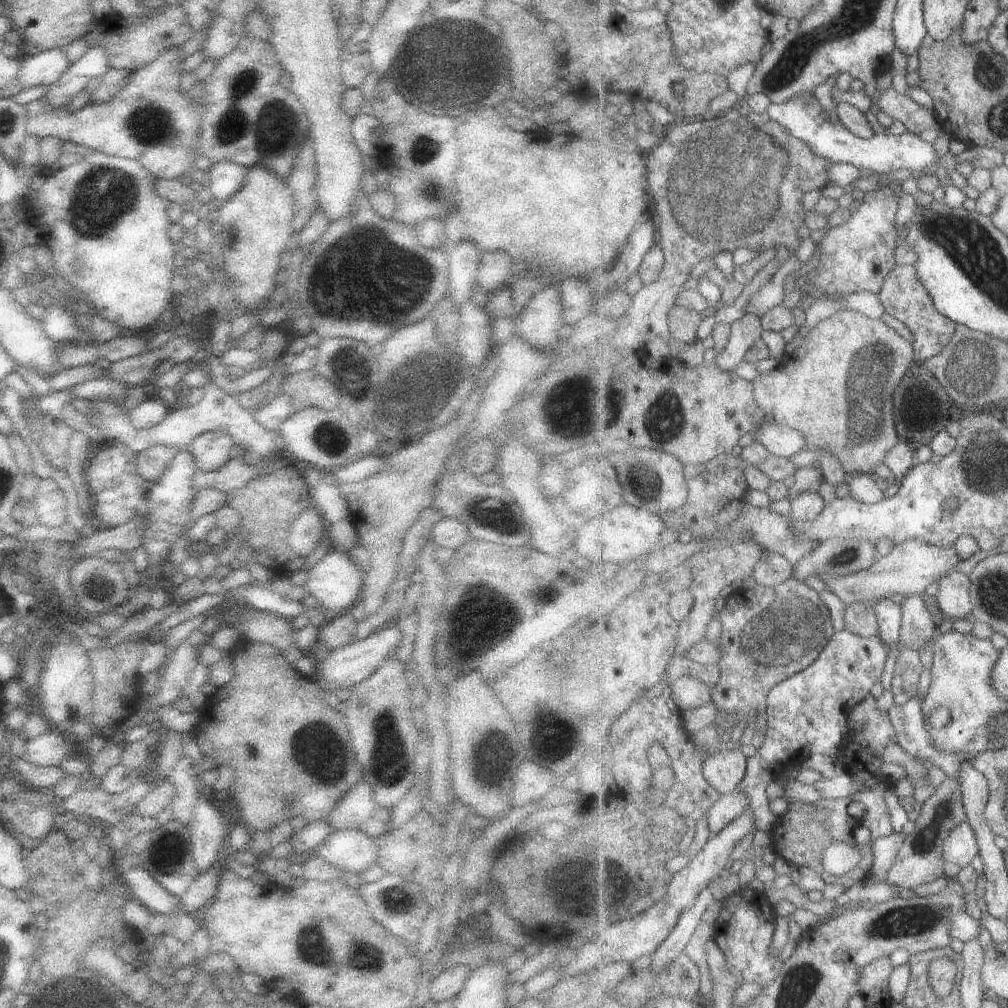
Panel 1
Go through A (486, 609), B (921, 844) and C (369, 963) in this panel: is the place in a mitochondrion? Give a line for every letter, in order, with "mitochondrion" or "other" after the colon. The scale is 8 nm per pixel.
A: mitochondrion
B: other
C: mitochondrion

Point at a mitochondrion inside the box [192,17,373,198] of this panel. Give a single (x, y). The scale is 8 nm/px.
(271, 129)

